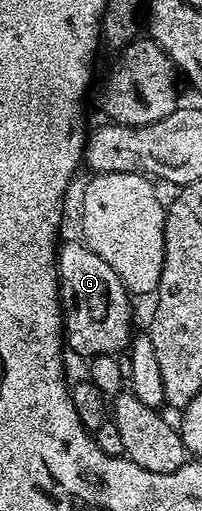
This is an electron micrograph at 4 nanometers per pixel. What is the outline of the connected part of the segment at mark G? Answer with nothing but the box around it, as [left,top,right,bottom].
[57,240,133,359]

